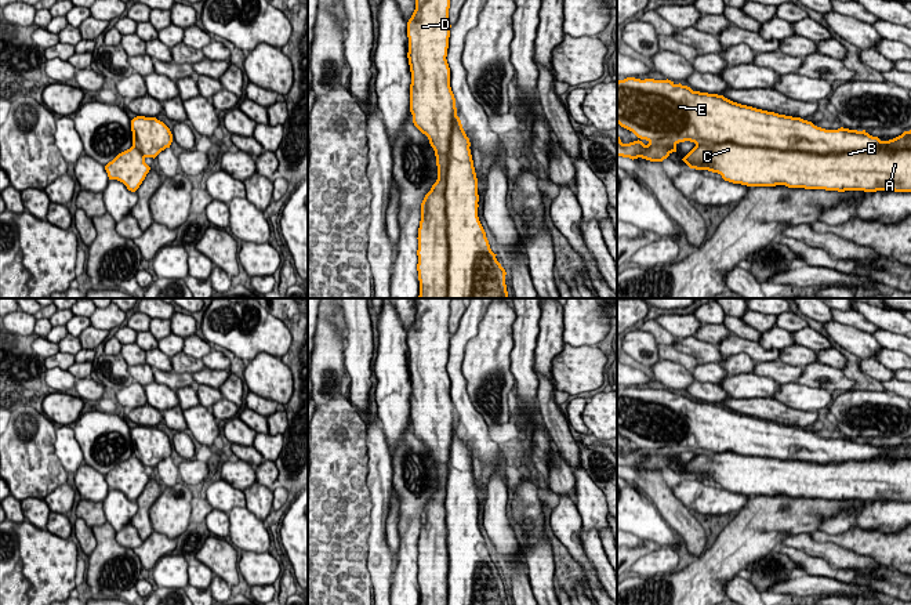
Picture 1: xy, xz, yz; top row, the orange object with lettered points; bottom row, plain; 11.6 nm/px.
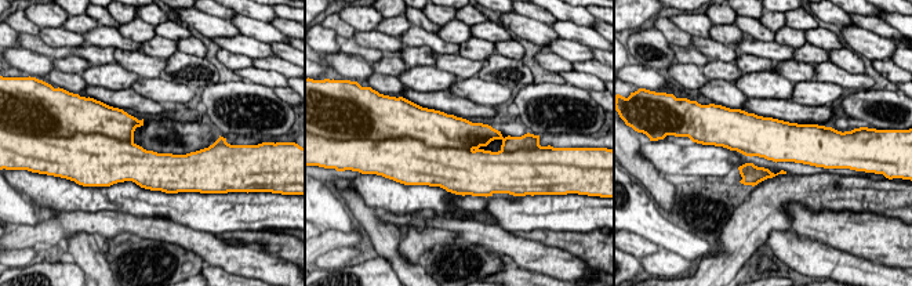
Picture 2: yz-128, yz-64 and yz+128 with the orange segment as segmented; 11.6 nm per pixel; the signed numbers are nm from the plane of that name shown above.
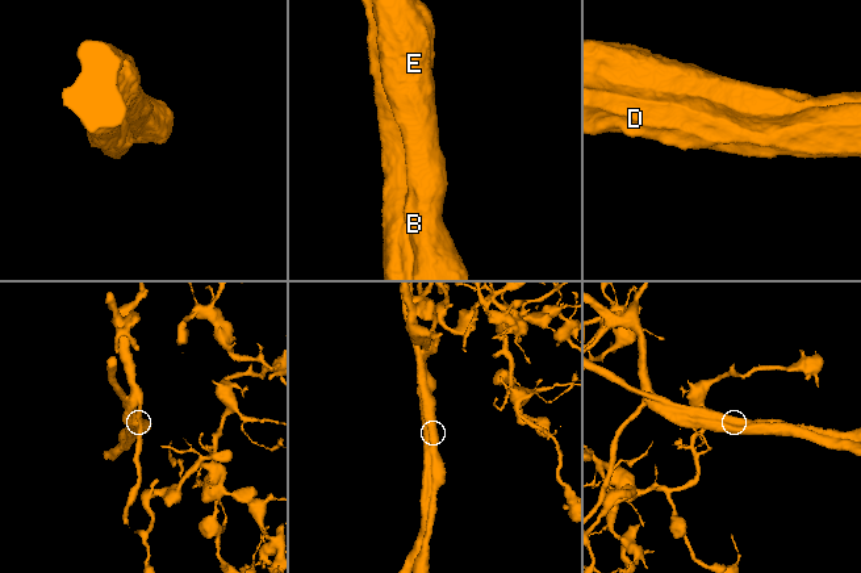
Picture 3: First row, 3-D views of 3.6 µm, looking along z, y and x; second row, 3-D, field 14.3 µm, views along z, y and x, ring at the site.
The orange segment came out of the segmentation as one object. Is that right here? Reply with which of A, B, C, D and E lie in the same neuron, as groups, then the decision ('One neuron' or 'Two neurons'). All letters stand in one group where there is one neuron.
Groups: A B C D / E. Two neurons

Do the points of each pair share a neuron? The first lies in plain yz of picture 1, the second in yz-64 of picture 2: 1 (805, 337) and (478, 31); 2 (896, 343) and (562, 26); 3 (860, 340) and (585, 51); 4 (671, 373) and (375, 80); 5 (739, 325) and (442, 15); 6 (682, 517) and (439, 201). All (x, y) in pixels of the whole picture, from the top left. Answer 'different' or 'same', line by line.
1: same
2: same
3: different
4: different
5: different
6: different

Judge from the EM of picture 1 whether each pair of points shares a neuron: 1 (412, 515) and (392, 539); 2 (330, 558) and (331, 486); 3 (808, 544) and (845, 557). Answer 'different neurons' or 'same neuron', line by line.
1: different neurons
2: same neuron
3: same neuron

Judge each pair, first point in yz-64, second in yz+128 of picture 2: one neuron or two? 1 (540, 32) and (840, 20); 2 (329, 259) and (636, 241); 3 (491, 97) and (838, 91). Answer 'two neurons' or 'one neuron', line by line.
1: two neurons
2: two neurons
3: one neuron

